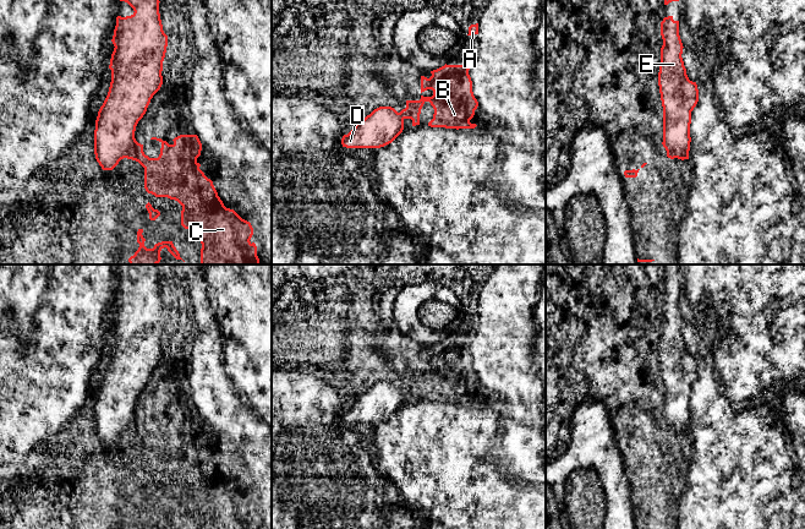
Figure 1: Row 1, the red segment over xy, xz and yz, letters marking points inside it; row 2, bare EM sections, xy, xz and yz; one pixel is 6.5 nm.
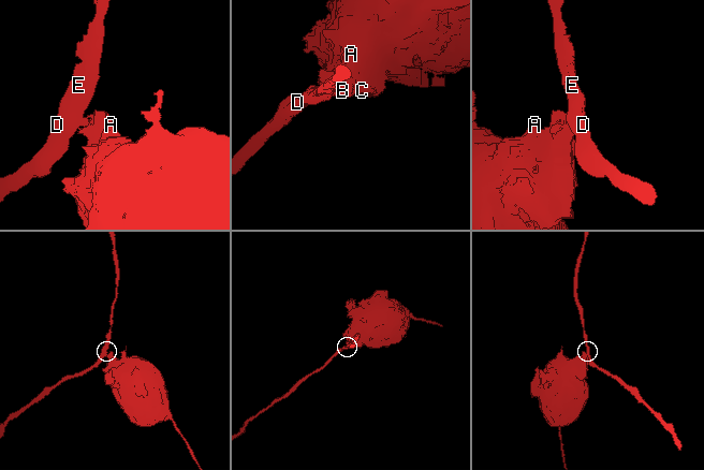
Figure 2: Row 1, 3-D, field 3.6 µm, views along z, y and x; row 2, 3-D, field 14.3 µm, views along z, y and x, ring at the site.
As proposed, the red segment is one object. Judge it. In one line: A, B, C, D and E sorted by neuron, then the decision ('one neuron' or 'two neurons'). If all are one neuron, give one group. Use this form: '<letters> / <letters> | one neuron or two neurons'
A B C / D E | two neurons

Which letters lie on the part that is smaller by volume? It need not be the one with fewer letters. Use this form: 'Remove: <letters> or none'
Remove: D, E

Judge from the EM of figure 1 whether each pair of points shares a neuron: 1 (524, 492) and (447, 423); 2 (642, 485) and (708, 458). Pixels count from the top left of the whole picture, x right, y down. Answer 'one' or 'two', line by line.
1: one
2: two

